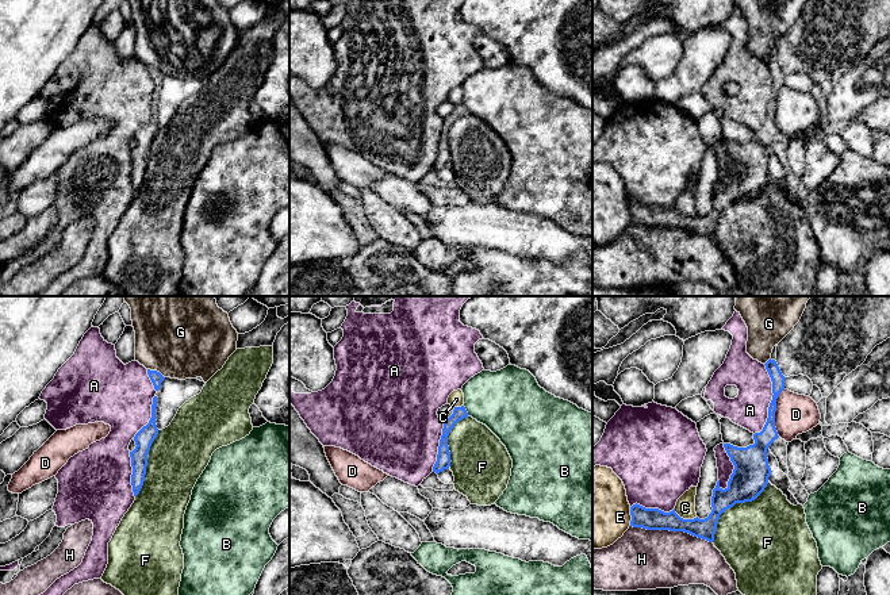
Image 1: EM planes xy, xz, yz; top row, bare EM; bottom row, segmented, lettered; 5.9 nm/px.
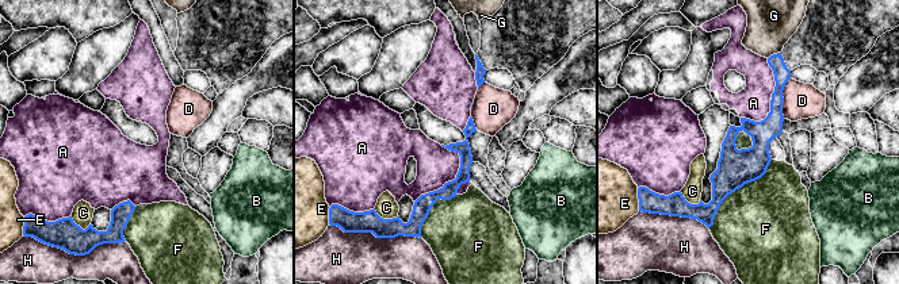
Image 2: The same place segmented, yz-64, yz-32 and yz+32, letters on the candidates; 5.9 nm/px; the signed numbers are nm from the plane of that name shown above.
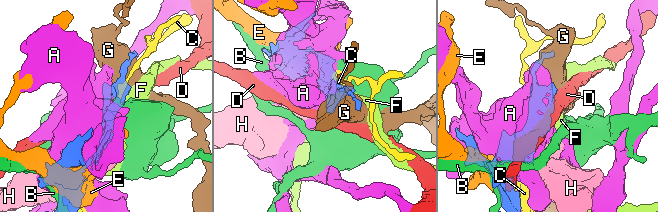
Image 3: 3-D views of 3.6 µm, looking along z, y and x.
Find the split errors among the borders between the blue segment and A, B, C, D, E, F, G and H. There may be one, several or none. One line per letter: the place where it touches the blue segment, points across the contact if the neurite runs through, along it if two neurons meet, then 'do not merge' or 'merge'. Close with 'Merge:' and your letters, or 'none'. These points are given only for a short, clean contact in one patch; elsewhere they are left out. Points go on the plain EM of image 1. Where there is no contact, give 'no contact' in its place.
A: contact yz (771, 98); do not merge
B: contact xz (465, 107); do not merge
C: contact yz (685, 217); do not merge
D: contact yz (774, 110); border yz (783, 85), (777, 96), (775, 127), (778, 133); do not merge
E: contact yz (632, 214); do not merge
F: contact yz (732, 203); do not merge
G: contact xy (156, 68); do not merge
H: contact yz (671, 227); do not merge
Merge: none

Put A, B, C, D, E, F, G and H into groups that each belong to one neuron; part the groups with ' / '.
A / B / C / D / E / F / G / H

